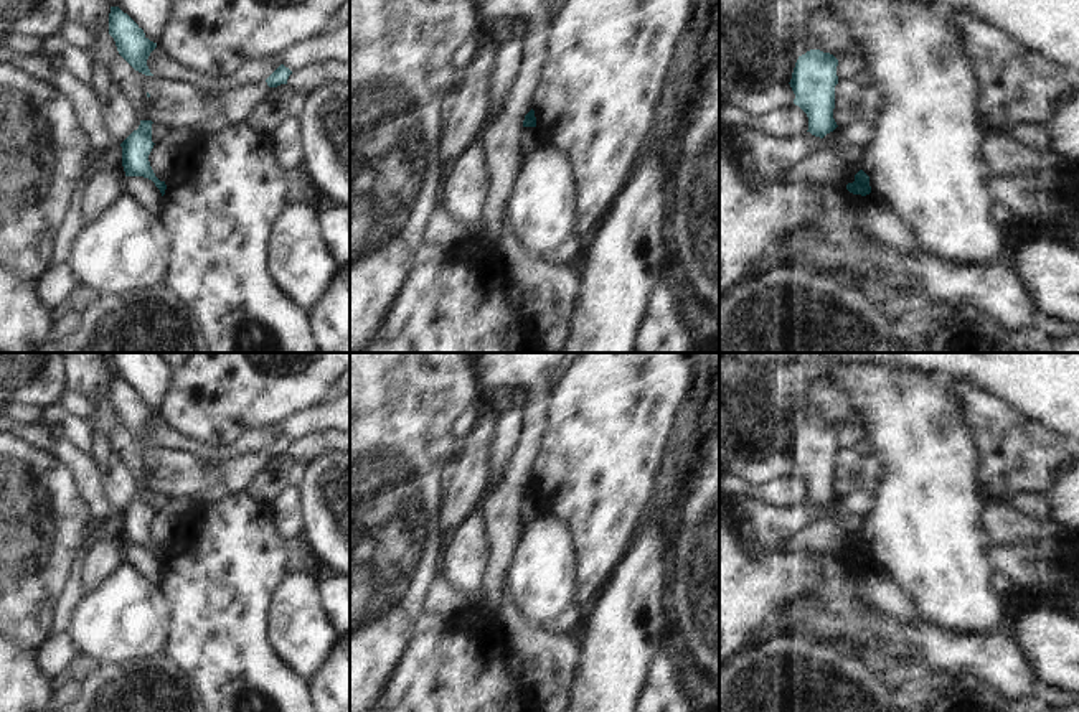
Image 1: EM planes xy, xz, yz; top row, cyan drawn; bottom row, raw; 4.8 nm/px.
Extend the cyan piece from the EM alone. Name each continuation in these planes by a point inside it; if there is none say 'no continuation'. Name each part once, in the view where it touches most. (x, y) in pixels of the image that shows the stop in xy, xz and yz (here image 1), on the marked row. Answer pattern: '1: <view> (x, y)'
no continuation

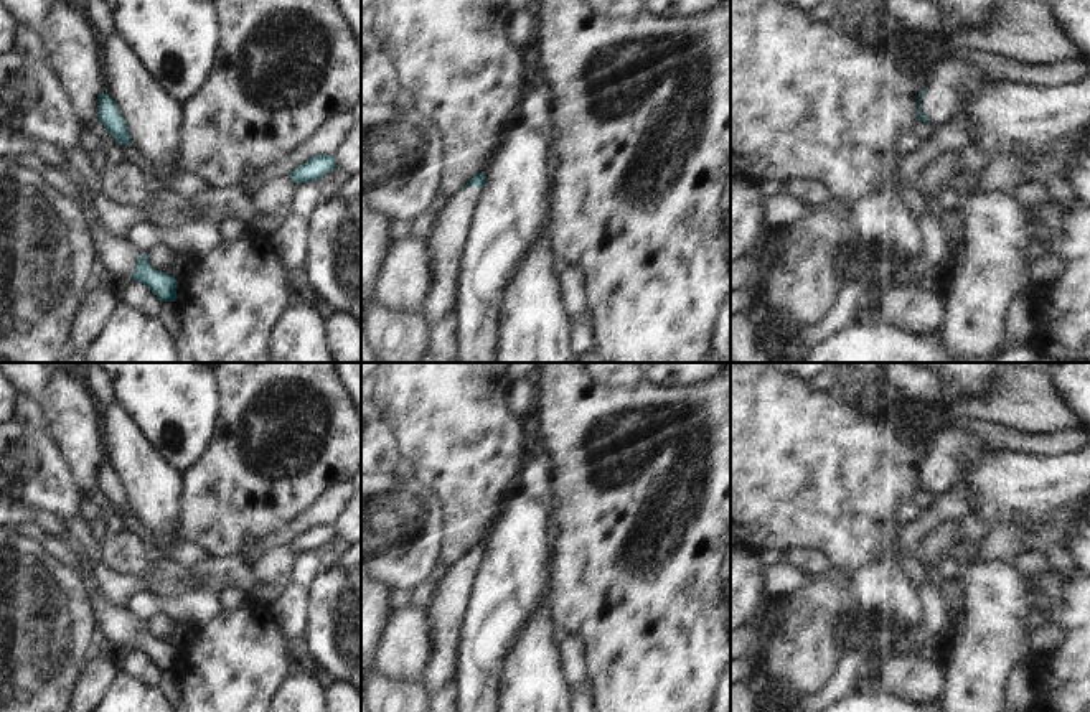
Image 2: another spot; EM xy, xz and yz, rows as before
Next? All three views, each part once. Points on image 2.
1: yz (950, 88)

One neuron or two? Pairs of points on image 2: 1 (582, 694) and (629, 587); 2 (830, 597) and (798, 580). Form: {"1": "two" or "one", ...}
{"1": "two", "2": "two"}

